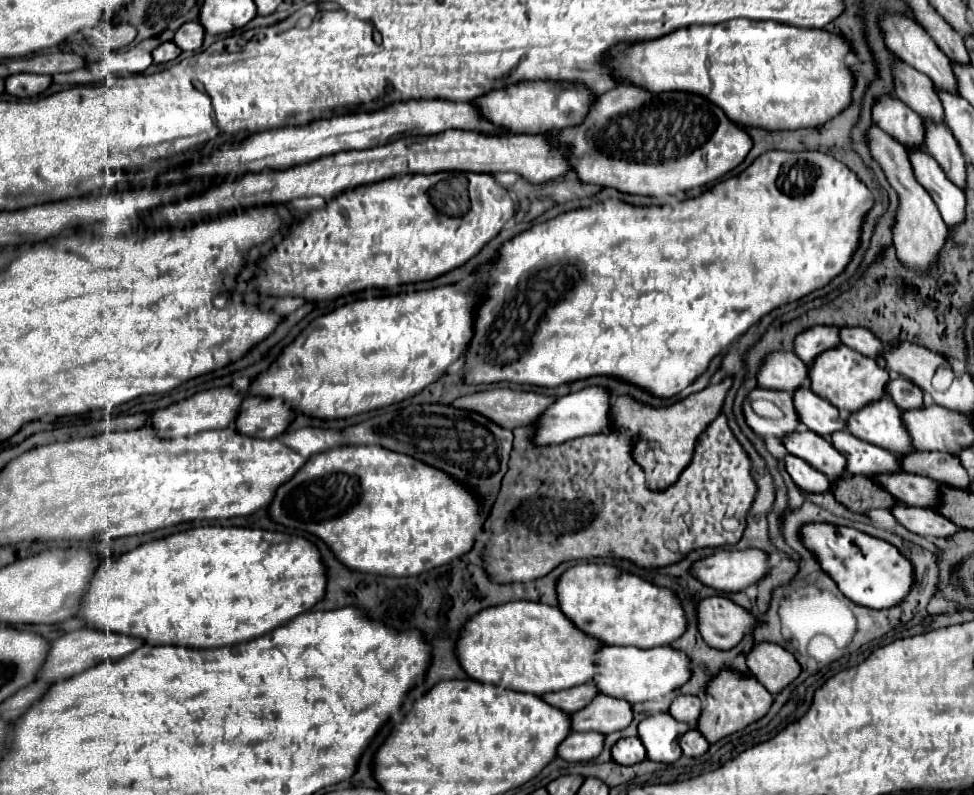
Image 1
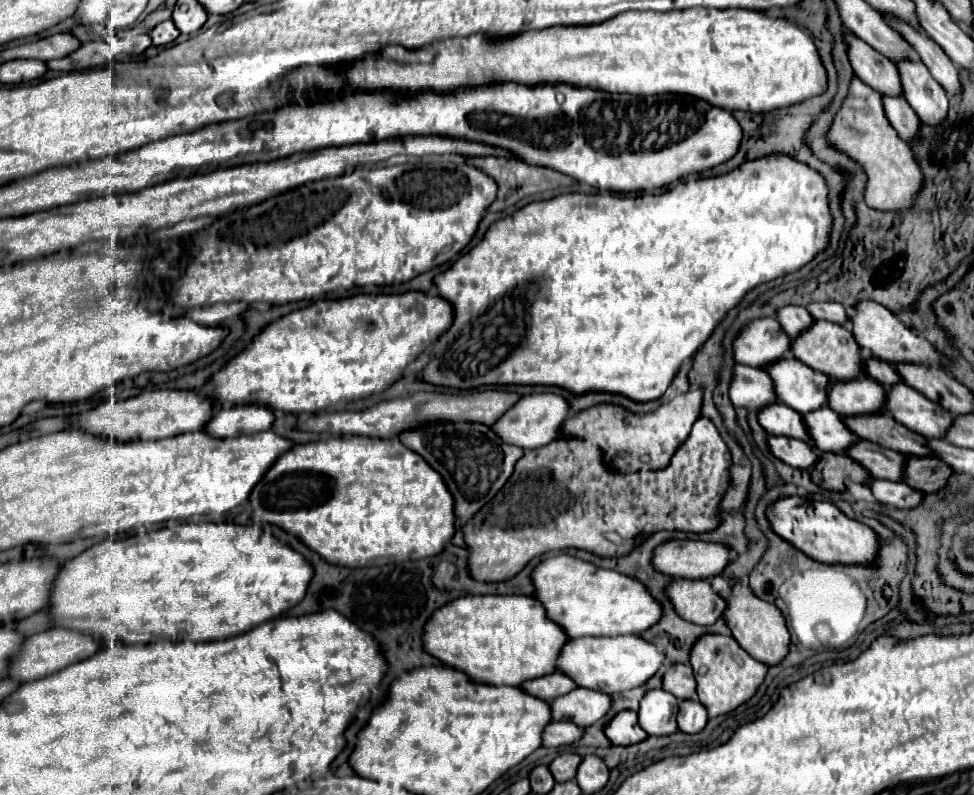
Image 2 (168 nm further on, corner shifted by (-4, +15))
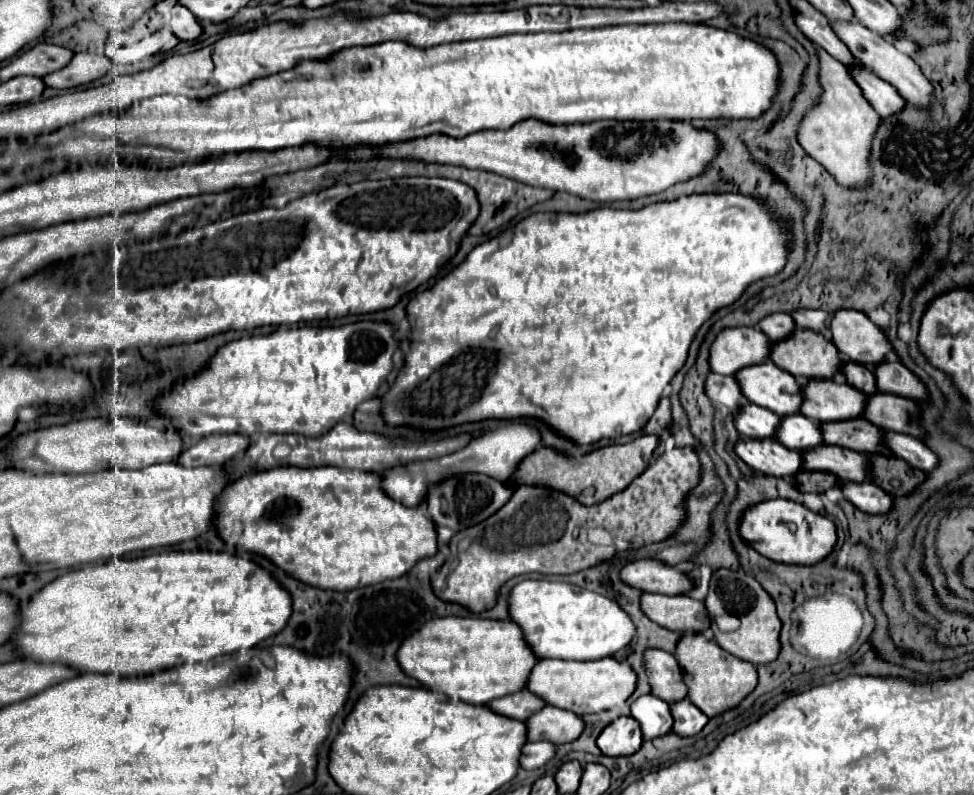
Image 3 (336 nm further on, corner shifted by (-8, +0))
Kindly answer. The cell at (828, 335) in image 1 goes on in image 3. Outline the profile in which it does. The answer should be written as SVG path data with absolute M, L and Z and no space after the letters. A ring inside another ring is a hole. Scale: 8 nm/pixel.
M773 313L773 315L767 315L765 319L761 319L759 329L775 343L775 341L785 339L795 329L795 323L787 313Z

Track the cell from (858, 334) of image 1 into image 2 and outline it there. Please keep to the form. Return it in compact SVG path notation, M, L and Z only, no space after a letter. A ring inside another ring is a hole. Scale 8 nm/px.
M817 302L817 304L809 304L807 310L813 314L815 320L827 320L827 322L835 322L835 324L851 324L851 316L845 312L843 304L837 302Z

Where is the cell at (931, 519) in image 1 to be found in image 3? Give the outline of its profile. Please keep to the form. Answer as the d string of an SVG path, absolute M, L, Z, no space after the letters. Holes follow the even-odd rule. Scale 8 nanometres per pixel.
M839 481L837 487L843 491L845 499L851 501L857 509L871 513L871 515L883 515L889 513L893 507L893 497L881 491L875 483L853 483L853 481Z

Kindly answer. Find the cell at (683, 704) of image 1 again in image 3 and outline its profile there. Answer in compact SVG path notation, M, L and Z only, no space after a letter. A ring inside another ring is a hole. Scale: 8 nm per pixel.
M645 651L645 671L649 675L651 693L667 703L675 703L687 697L683 673L677 659L665 651Z

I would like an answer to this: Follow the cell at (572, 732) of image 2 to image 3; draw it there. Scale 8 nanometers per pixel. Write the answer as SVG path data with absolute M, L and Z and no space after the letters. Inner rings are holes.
M537 741L537 743L525 743L519 759L521 769L539 769L543 767L551 757L555 755L555 745L549 741Z

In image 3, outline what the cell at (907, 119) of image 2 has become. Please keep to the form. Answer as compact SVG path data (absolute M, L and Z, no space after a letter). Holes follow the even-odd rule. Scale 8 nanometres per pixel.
M863 65L847 67L847 71L849 75L853 75L853 81L861 87L865 99L869 99L879 117L889 117L889 113L899 113L905 107L905 101L901 99L897 89L867 71Z

